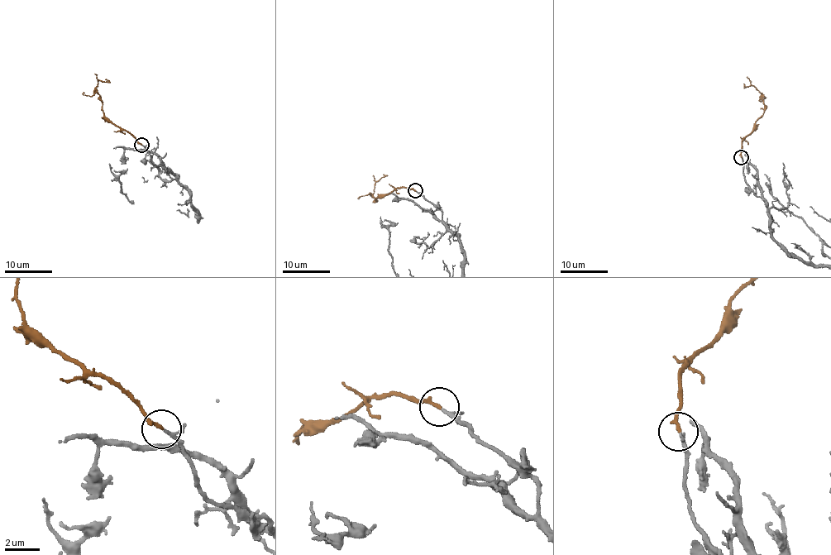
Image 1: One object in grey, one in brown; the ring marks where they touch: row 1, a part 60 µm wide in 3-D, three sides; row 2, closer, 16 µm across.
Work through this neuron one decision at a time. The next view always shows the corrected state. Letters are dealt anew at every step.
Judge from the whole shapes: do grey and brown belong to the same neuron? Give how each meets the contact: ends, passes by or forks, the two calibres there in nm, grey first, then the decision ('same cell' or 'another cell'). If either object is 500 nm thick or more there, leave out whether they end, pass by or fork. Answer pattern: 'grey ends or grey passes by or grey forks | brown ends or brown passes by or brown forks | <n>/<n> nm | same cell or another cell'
grey passes by | brown ends | 120/240 nm | same cell

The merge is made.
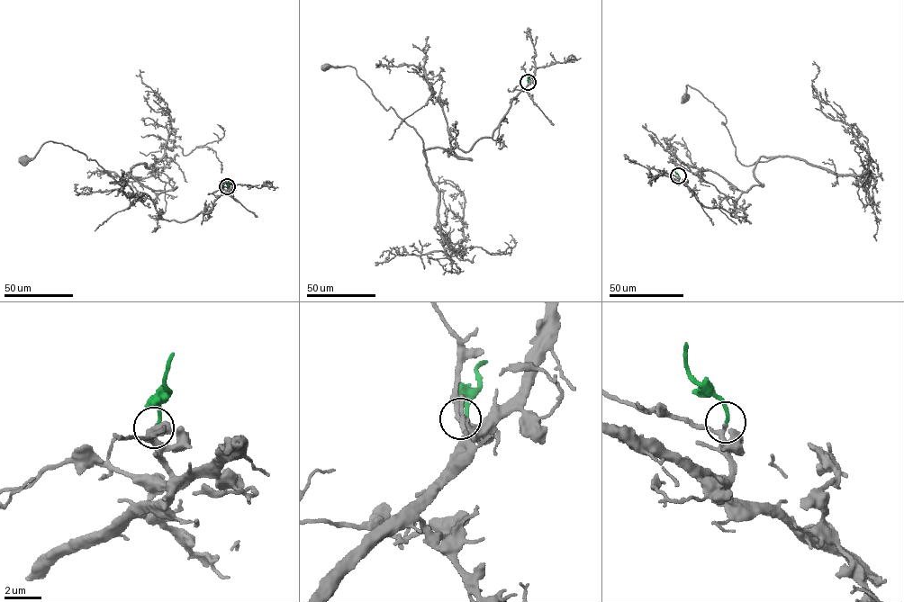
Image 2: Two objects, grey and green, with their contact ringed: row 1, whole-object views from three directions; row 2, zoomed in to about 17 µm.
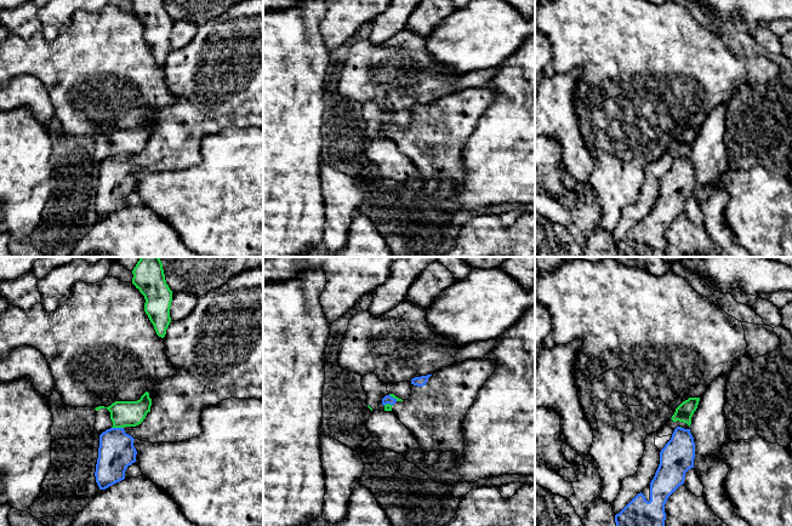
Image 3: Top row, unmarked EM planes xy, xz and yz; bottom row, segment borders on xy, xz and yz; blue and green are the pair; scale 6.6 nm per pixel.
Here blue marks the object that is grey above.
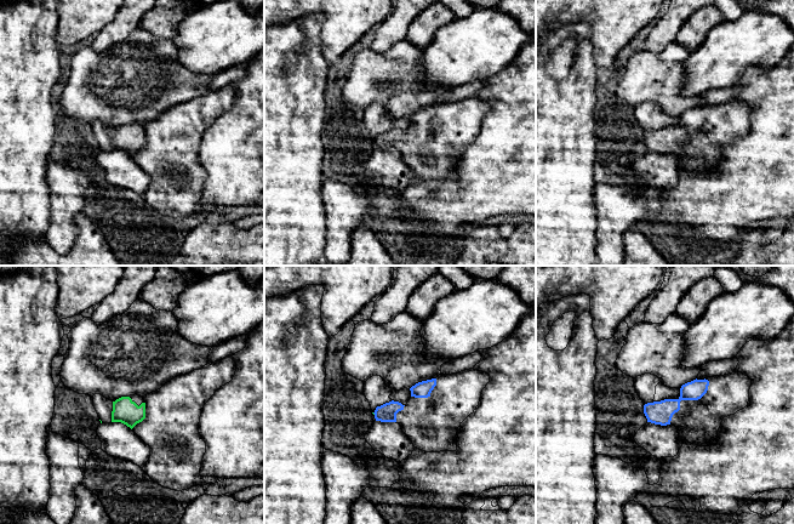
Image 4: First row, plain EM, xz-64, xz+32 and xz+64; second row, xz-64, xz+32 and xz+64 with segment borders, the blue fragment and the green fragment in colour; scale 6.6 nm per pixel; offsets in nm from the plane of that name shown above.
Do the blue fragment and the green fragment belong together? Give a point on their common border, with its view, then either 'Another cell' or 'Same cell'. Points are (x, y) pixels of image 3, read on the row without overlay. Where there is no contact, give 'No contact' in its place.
Touches blue at xy (118, 156). Another cell

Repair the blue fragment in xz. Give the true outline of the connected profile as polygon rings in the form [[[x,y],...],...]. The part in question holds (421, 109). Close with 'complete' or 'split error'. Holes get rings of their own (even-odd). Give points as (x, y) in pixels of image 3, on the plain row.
[[[485,86],[456,91],[433,103],[412,107],[408,128],[398,130],[391,124],[382,127],[382,133],[389,132],[416,166],[426,182],[426,193],[435,193],[440,182],[448,179],[461,189],[465,179],[462,149],[496,93],[495,88]]] | split error

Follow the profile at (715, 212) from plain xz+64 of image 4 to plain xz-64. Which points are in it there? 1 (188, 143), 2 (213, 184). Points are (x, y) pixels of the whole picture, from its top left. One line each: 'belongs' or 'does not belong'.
1: does not belong
2: belongs

